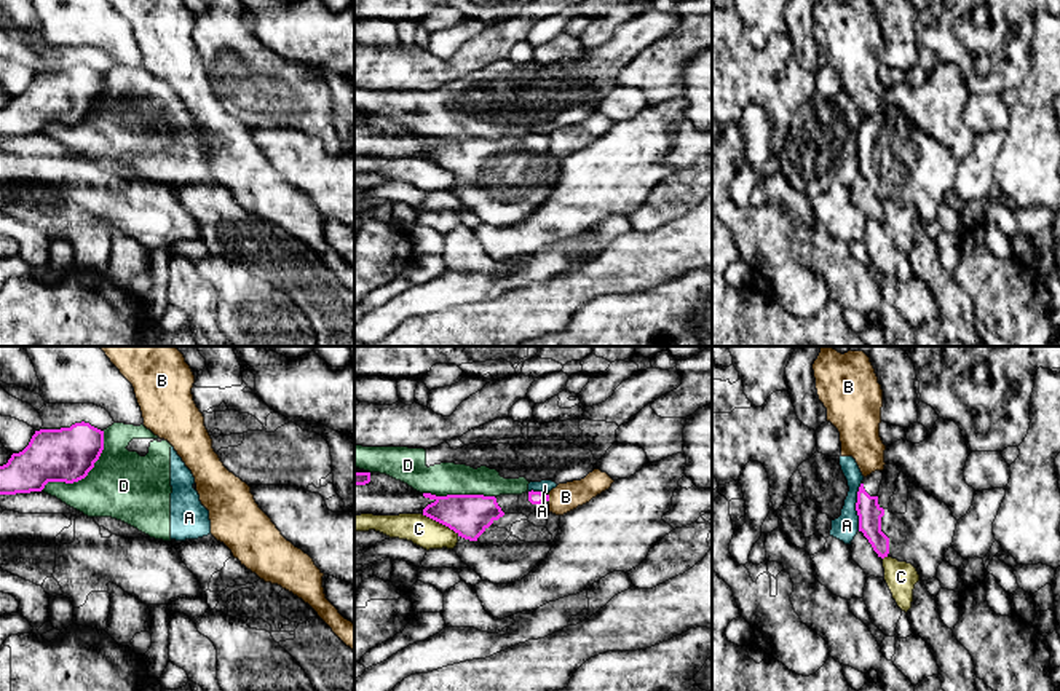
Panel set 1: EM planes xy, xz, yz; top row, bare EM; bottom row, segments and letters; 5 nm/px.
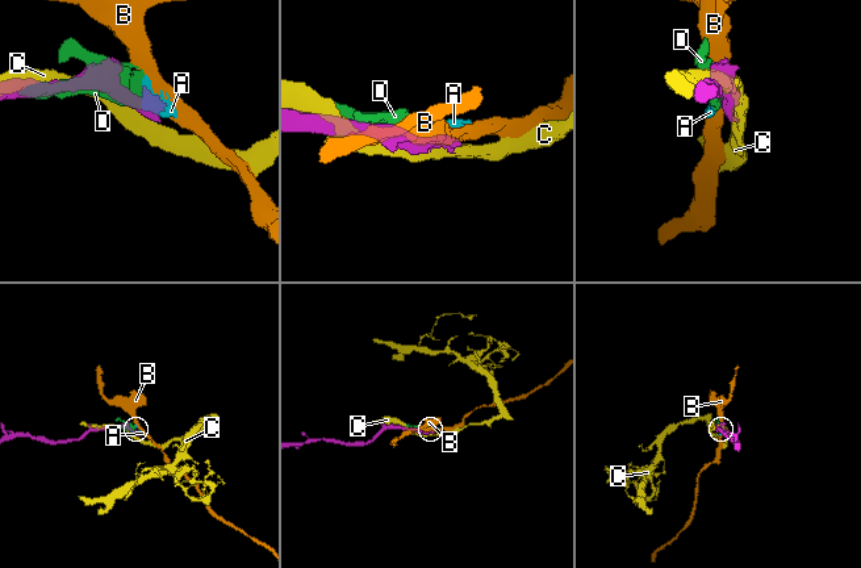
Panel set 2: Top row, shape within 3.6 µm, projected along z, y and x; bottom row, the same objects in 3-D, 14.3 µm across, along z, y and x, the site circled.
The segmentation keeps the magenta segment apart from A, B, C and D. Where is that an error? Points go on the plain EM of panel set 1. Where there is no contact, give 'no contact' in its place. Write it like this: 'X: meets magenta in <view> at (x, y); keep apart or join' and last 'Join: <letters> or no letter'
A: meets magenta in yz at (856, 149); keep apart
B: meets magenta in xz at (548, 139); keep apart
C: meets magenta in xz at (441, 165); keep apart
D: meets magenta in xy at (85, 118); keep apart
Join: no letter

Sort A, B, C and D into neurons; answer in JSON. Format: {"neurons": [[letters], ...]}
{"neurons": [["A", "D"], ["B"], ["C"]]}

